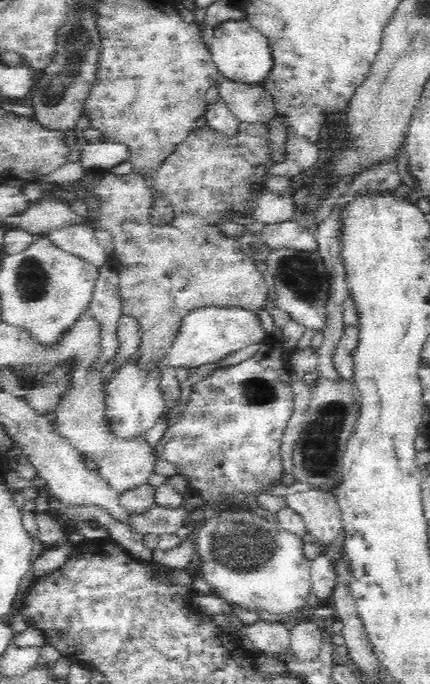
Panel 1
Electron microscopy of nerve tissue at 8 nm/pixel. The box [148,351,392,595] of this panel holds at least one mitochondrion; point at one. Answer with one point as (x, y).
(245, 545)

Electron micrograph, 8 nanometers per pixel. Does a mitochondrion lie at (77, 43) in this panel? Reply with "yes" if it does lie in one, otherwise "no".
yes

